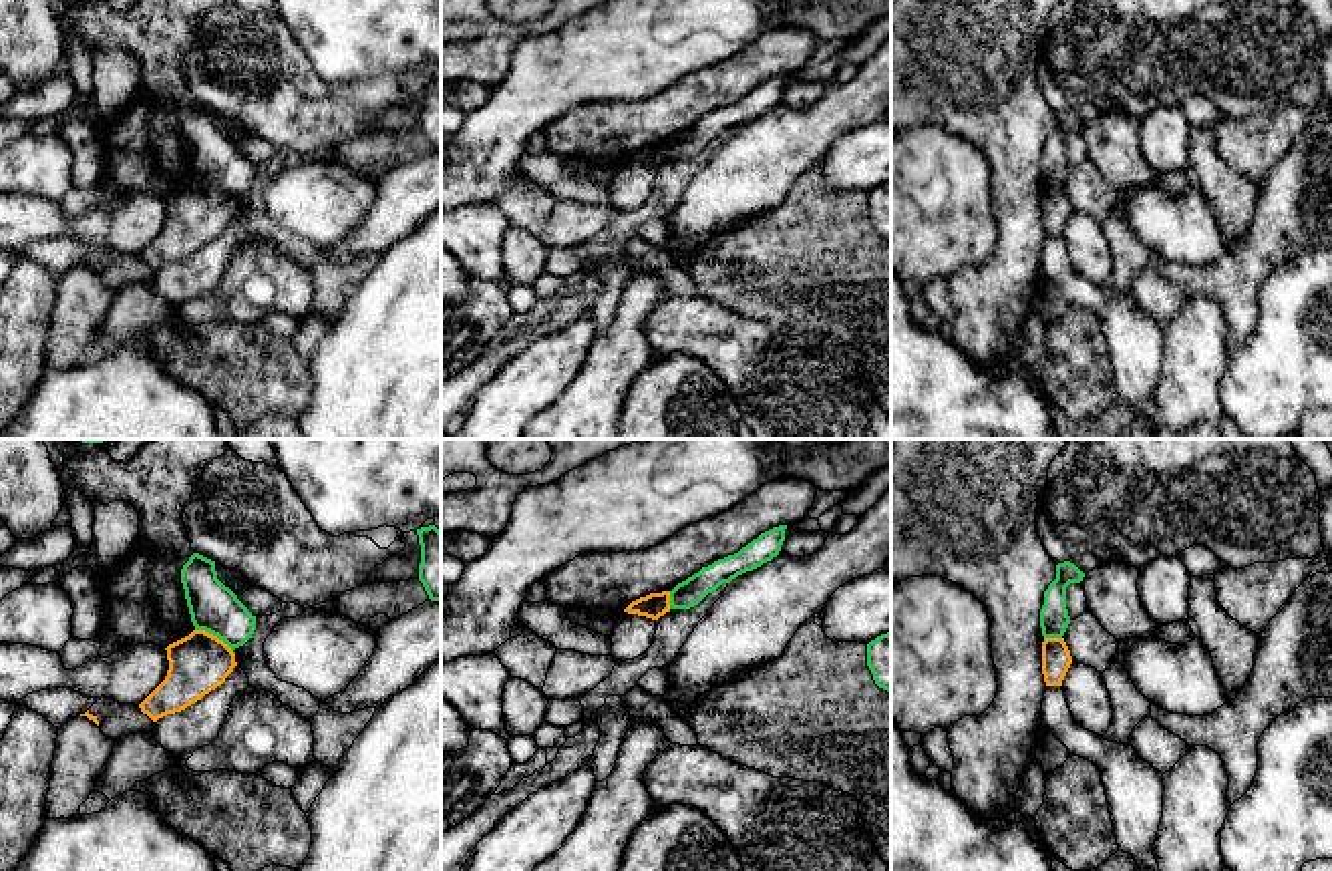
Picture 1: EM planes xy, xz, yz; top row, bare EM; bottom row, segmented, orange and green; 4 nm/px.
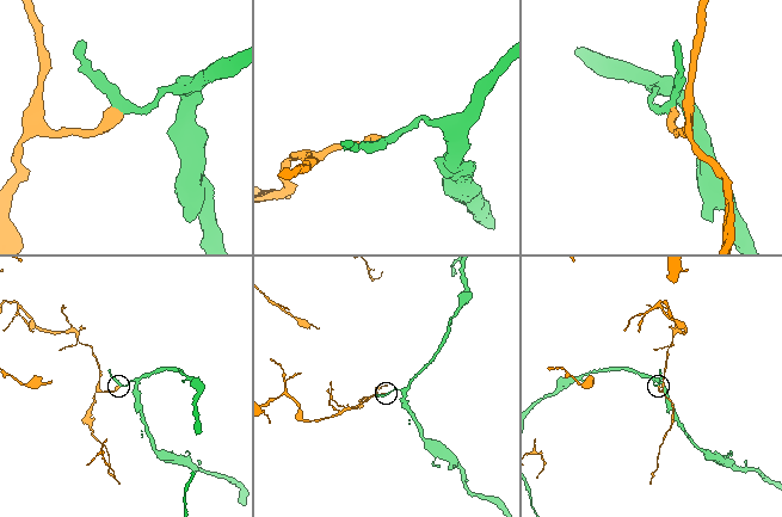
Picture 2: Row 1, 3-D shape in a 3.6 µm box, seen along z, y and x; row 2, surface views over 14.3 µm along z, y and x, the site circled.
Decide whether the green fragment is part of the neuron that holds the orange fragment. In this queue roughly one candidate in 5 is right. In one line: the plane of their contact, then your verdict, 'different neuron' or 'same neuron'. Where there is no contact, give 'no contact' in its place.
contact in xy; different neuron

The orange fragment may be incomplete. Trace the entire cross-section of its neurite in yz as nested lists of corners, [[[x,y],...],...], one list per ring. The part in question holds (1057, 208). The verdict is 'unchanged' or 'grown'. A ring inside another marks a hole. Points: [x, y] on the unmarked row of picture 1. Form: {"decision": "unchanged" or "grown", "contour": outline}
{"decision": "unchanged", "contour": [[[1044,187],[1042,191],[1042,223],[1046,235],[1062,235],[1062,229],[1072,213],[1070,199],[1064,187]]]}

